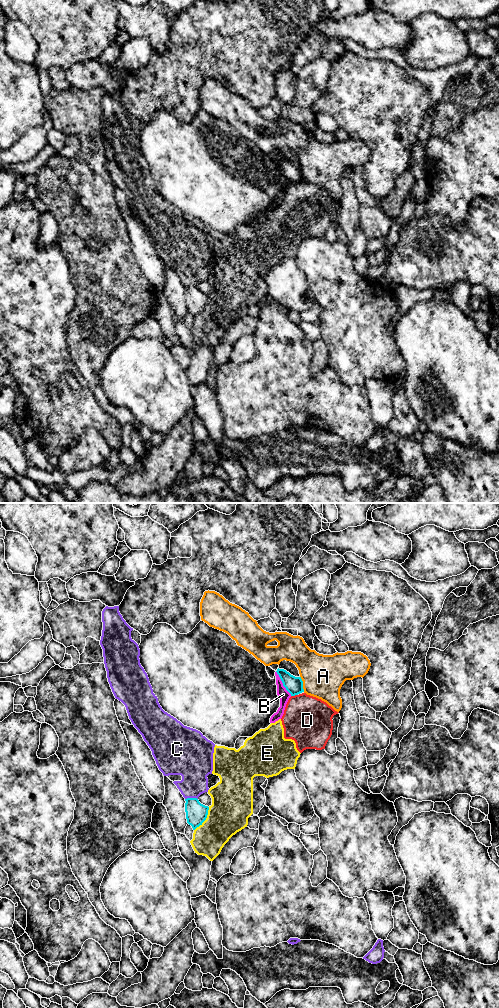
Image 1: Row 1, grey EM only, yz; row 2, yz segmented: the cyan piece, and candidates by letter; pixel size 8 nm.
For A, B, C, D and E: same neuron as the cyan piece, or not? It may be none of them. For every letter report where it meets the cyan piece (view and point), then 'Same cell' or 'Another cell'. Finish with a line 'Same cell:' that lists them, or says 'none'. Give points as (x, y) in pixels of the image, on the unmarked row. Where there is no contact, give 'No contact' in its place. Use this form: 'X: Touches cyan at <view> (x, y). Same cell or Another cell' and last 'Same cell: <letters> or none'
A: Touches cyan at yz (302, 172). Another cell
B: Touches cyan at yz (282, 170). Another cell
C: Touches cyan at yz (191, 286). Another cell
D: Touches cyan at yz (294, 183). Another cell
E: Touches cyan at yz (205, 307). Another cell
Same cell: none

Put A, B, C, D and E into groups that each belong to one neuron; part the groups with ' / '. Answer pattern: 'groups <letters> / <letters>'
groups A / B E / C / D

